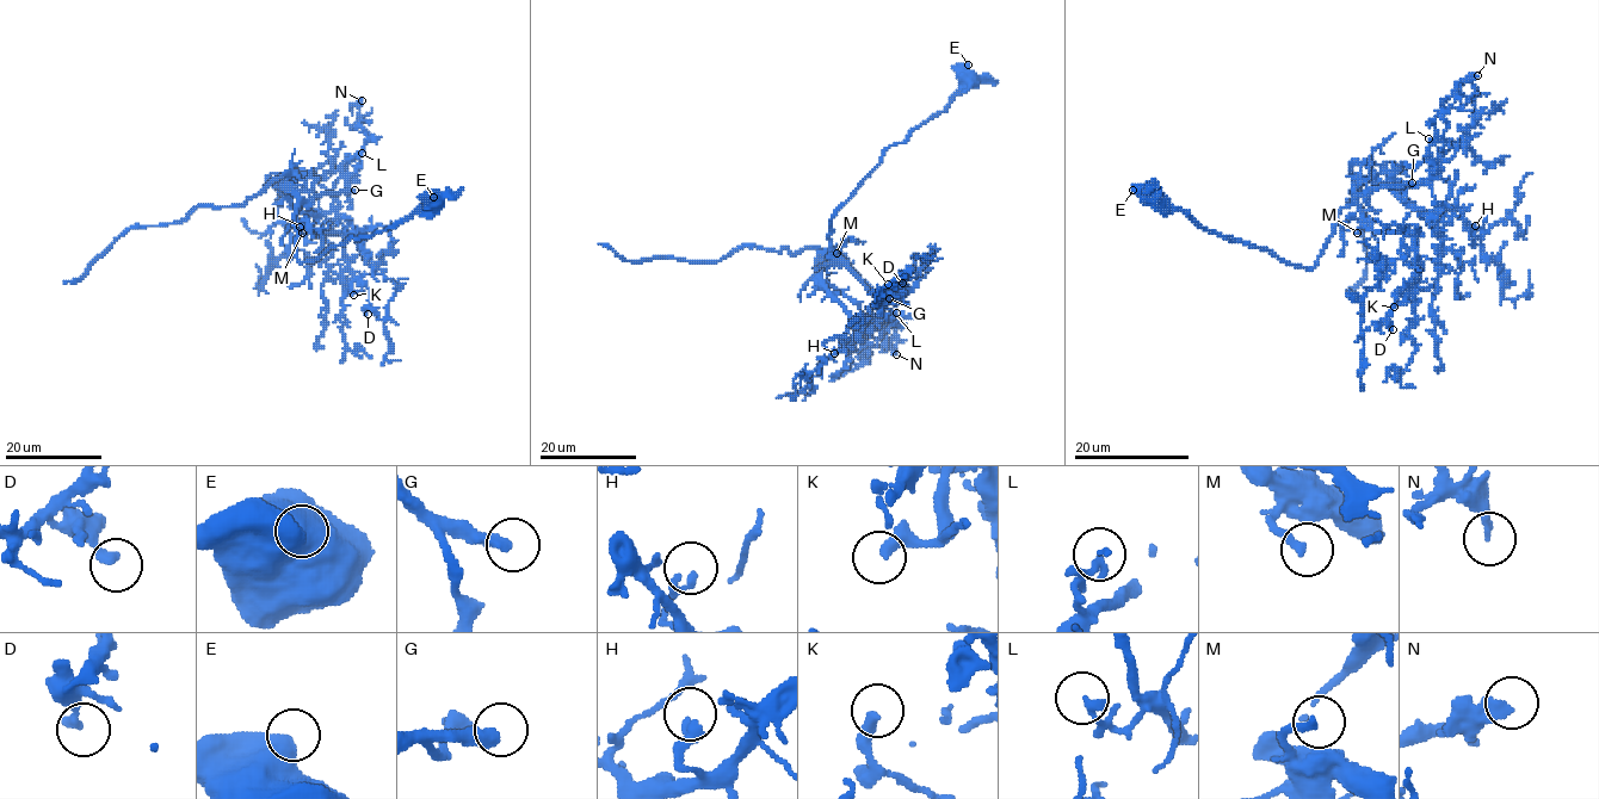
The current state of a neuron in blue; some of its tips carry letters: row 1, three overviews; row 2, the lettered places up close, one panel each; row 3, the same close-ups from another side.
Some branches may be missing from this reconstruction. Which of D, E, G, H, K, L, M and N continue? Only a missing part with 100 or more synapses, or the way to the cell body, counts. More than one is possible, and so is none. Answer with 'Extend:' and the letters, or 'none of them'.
Extend: G

